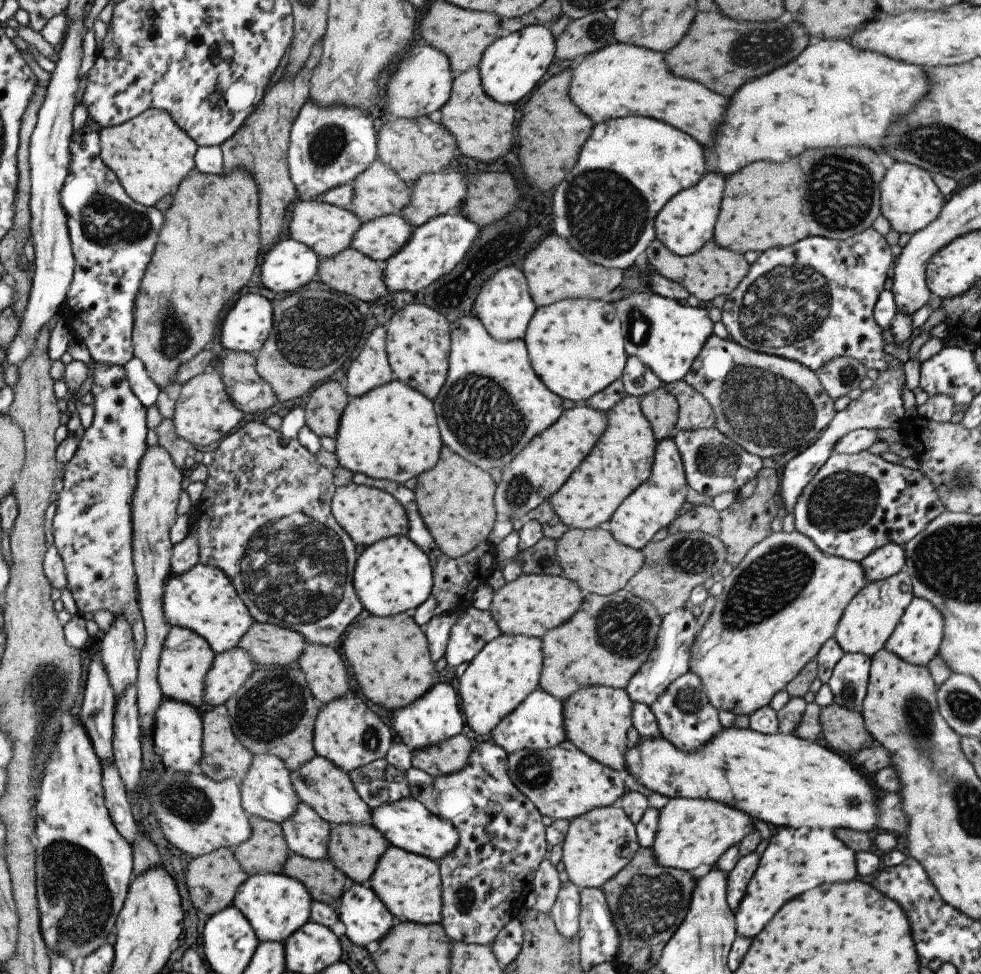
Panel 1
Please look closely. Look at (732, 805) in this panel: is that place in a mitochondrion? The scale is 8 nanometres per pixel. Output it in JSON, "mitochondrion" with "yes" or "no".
{"mitochondrion":"no"}

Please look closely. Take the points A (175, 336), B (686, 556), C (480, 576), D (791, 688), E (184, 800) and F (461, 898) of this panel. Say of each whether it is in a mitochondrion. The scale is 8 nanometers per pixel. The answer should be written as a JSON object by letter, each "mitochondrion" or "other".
{"A":"mitochondrion","B":"mitochondrion","C":"other","D":"other","E":"mitochondrion","F":"mitochondrion"}

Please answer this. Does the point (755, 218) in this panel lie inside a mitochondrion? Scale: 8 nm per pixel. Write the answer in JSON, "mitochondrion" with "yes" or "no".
{"mitochondrion":"no"}

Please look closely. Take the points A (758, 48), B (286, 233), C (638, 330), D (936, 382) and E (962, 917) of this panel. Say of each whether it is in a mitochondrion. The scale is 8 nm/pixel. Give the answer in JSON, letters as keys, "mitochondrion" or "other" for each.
{"A":"mitochondrion","B":"other","C":"mitochondrion","D":"other","E":"other"}

